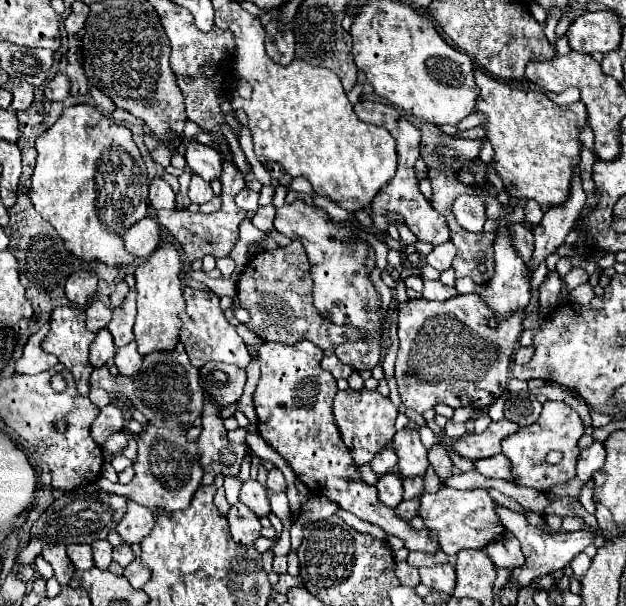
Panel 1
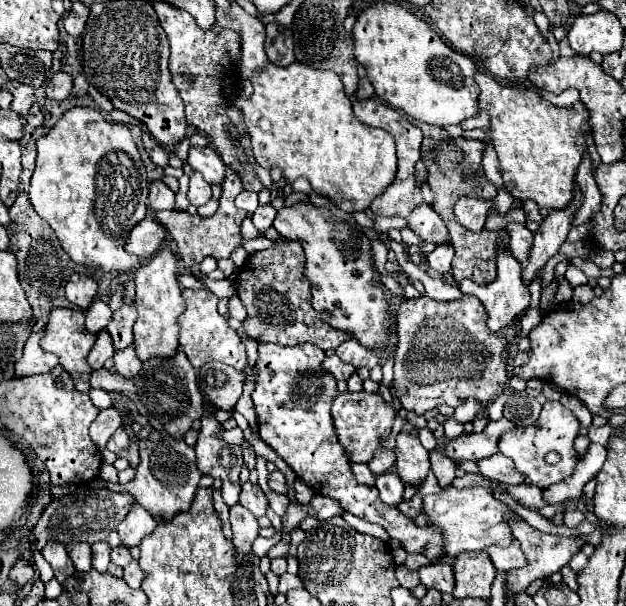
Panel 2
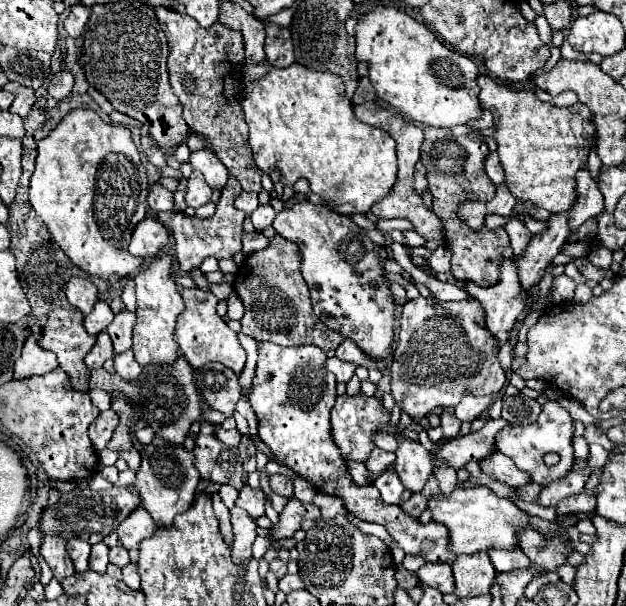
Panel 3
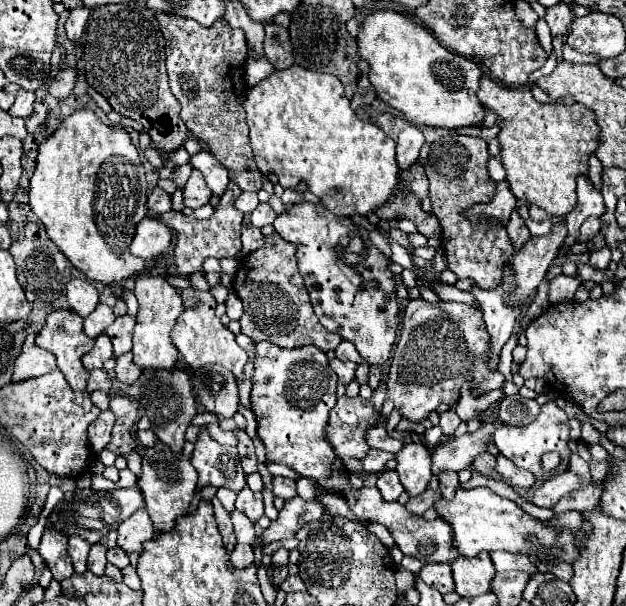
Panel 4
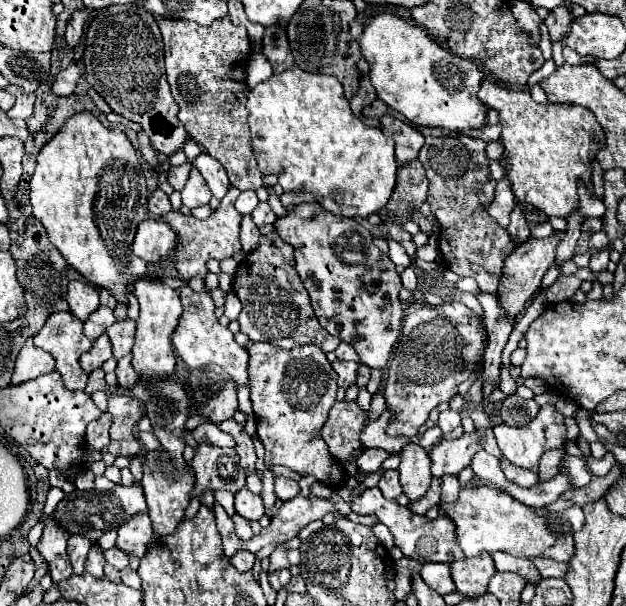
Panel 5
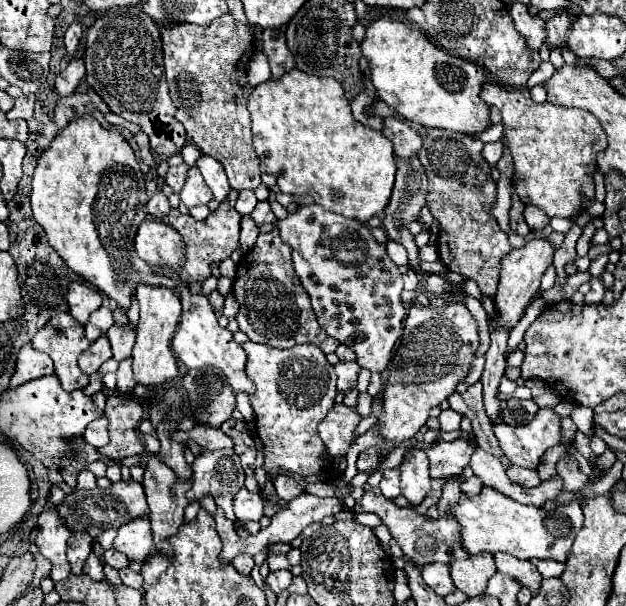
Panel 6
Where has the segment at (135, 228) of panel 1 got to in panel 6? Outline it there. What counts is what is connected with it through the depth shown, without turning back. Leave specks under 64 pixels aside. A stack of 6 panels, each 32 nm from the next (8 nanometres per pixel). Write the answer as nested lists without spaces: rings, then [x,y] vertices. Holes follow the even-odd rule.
[[[146,218],[136,234],[134,240],[136,254],[146,260],[150,266],[172,266],[172,270],[180,270],[184,244],[180,240],[180,234],[164,224],[162,220]]]

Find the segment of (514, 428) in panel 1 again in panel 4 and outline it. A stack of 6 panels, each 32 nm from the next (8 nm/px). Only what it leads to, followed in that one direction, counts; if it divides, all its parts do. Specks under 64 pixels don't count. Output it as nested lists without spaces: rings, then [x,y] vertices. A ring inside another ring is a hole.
[[[486,422],[478,432],[464,434],[458,438],[448,438],[440,442],[432,450],[432,472],[438,474],[442,470],[454,470],[460,472],[466,468],[476,456],[484,454],[488,450],[488,442],[492,440],[496,428],[500,428],[502,422]]]

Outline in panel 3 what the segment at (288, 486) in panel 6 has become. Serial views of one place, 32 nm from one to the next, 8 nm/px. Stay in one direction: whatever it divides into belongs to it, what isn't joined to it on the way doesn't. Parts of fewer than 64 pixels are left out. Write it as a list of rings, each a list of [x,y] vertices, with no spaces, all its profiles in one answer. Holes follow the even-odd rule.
[[[272,474],[270,476],[270,488],[272,488],[272,492],[276,492],[280,496],[286,496],[286,498],[292,498],[292,494],[294,494],[292,480],[288,480],[282,474]]]

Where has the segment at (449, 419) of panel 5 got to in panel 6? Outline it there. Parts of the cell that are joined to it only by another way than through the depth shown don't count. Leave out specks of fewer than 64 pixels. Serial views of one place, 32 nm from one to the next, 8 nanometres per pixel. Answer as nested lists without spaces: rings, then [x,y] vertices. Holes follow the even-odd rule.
[[[452,408],[442,410],[440,416],[438,416],[438,422],[440,422],[440,430],[442,432],[452,432],[452,430],[460,428],[460,420],[462,420],[462,416],[458,412],[454,412]]]

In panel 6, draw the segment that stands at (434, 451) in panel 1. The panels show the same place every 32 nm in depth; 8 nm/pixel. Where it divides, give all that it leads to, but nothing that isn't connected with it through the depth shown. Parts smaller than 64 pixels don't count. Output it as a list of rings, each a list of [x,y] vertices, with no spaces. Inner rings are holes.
[[[446,478],[446,484],[444,484],[444,488],[442,488],[442,498],[440,498],[440,502],[438,502],[440,514],[446,516],[446,514],[452,510],[452,506],[458,502],[458,498],[460,498],[460,484],[458,484],[458,480]]]

